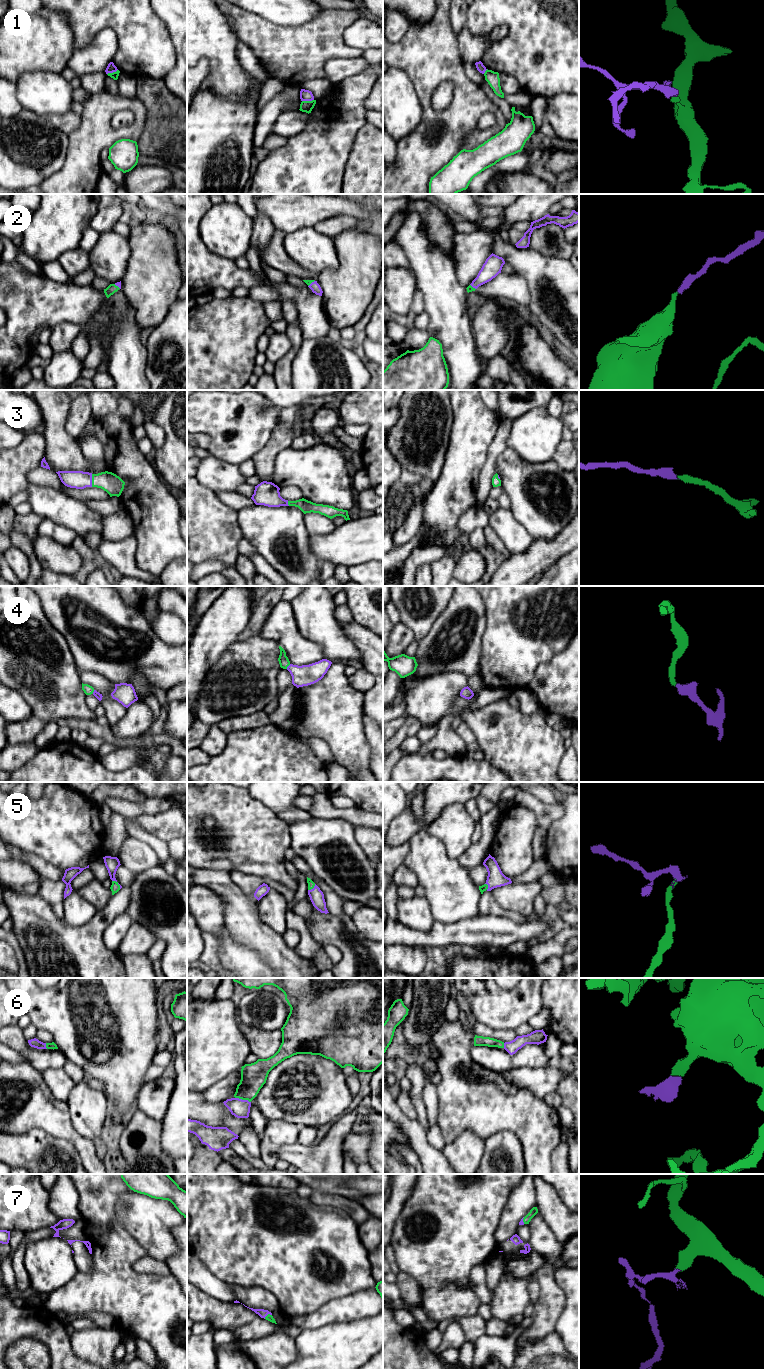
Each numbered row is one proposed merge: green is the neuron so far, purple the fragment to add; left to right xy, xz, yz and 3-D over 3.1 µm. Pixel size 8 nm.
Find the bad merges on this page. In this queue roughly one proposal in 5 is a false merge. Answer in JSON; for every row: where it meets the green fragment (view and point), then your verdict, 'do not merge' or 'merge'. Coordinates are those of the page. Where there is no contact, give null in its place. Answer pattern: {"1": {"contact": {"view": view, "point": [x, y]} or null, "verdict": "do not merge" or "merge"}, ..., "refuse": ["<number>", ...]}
{"1": {"contact": {"view": "xz", "point": [307, 101]}, "verdict": "do not merge"}, "2": {"contact": {"view": "xz", "point": [311, 282]}, "verdict": "merge"}, "3": {"contact": {"view": "xy", "point": [92, 480]}, "verdict": "merge"}, "4": {"contact": {"view": "xz", "point": [288, 665]}, "verdict": "merge"}, "5": {"contact": {"view": "xz", "point": [312, 888]}, "verdict": "merge"}, "6": {"contact": {"view": "xz", "point": [243, 1099]}, "verdict": "merge"}, "7": {"contact": {"view": "xz", "point": [267, 1315]}, "verdict": "merge"}, "refuse": ["1"]}

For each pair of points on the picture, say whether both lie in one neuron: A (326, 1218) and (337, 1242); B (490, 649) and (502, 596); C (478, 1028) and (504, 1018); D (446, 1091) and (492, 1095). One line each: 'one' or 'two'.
A: one
B: one
C: two
D: one

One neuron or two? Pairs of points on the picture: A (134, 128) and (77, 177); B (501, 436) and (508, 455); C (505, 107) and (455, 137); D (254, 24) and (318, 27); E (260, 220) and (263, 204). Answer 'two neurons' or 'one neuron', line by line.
A: one neuron
B: two neurons
C: two neurons
D: one neuron
E: two neurons

